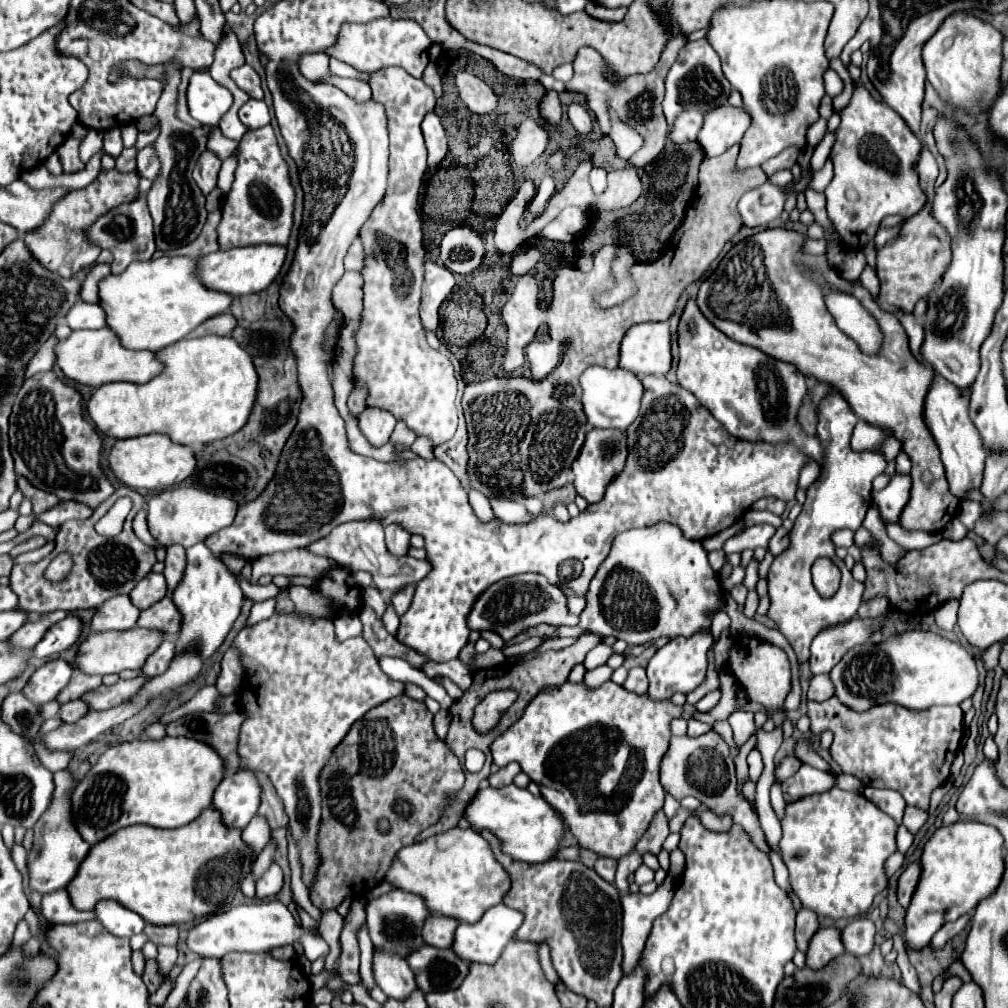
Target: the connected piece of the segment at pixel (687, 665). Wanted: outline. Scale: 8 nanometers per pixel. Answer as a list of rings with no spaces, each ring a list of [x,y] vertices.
[[[699,632],[697,636],[683,638],[677,636],[669,640],[663,648],[655,652],[655,656],[647,664],[647,678],[649,678],[649,696],[651,700],[669,700],[675,692],[691,692],[695,690],[703,680],[707,672],[707,650],[713,642],[713,636],[709,632]]]

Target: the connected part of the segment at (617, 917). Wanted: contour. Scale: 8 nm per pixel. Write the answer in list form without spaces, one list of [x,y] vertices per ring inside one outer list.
[[[489,832],[481,834],[491,844],[495,858],[511,876],[511,890],[507,892],[503,904],[525,914],[523,926],[517,930],[519,940],[547,942],[551,946],[553,966],[563,980],[563,984],[595,1000],[597,1006],[613,1004],[613,990],[621,980],[621,926],[623,908],[619,890],[605,882],[593,868],[581,862],[569,860],[549,860],[543,864],[529,864],[507,856],[501,848],[501,840]]]

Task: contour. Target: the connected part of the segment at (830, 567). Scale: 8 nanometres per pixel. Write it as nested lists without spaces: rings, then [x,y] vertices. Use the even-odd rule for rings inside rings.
[[[819,558],[813,564],[813,584],[823,597],[831,597],[839,588],[841,572],[829,558]]]

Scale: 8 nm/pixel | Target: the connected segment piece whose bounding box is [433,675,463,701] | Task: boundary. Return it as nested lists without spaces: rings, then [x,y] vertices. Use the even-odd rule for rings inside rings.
[[[439,675],[435,676],[433,679],[445,688],[446,692],[453,699],[453,701],[456,701],[462,697],[463,691],[451,680],[445,678],[445,676]]]

